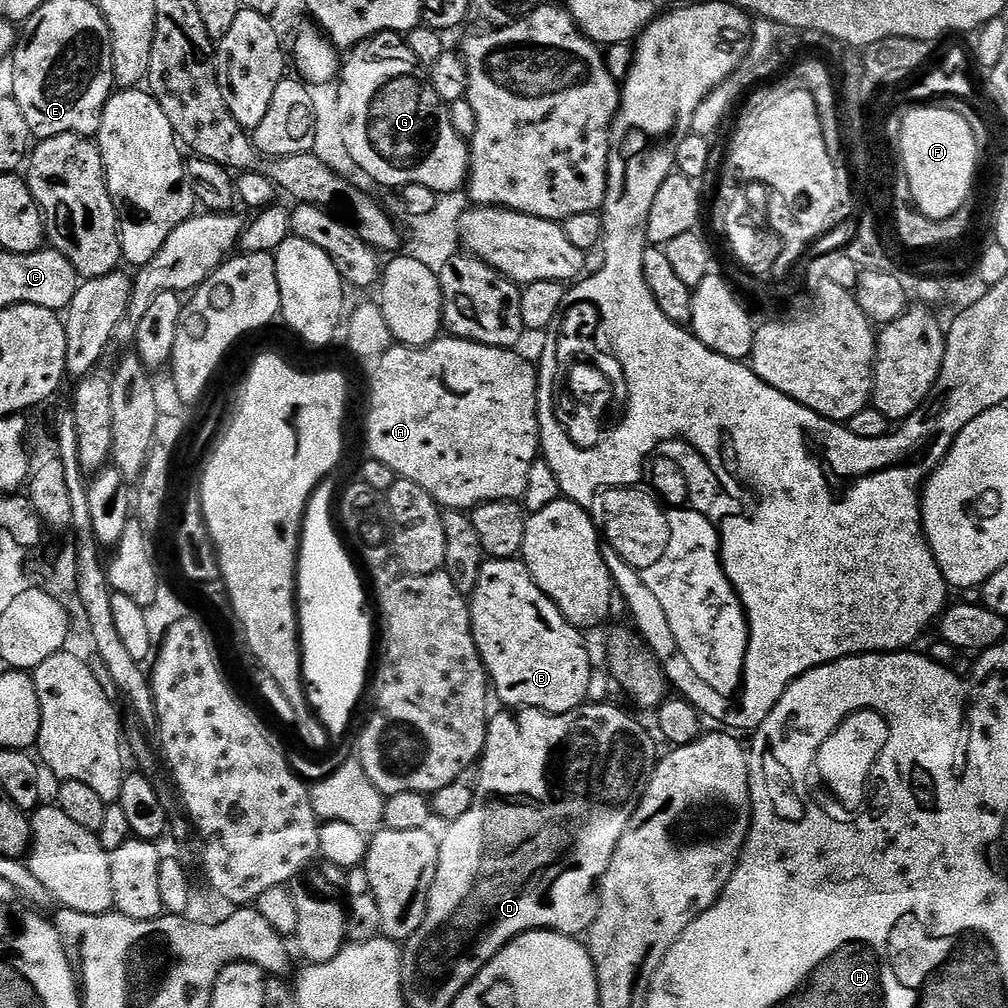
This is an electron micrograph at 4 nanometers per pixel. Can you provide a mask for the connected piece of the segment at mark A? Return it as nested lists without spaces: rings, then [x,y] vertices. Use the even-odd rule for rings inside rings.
[[[437,338],[433,344],[424,348],[405,348],[393,346],[386,354],[375,361],[372,372],[372,401],[368,404],[368,448],[371,459],[386,462],[397,477],[410,482],[418,482],[426,494],[430,494],[444,510],[471,510],[486,502],[499,500],[519,501],[526,490],[526,481],[530,479],[530,466],[541,455],[540,451],[540,415],[536,413],[538,399],[538,372],[528,360],[519,356],[519,351],[495,348],[479,344],[473,340],[455,338]]]

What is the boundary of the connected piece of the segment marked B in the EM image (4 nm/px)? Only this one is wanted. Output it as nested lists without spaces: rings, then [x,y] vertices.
[[[513,558],[511,560],[493,560],[485,559],[482,570],[478,574],[478,586],[472,592],[470,597],[470,607],[472,609],[472,633],[474,642],[478,646],[480,661],[484,664],[484,669],[488,671],[488,679],[491,687],[494,689],[494,696],[501,700],[501,705],[507,706],[512,710],[521,708],[538,708],[542,712],[569,712],[580,707],[588,700],[588,691],[590,690],[590,678],[594,671],[592,665],[592,656],[588,653],[588,644],[584,641],[585,633],[579,628],[575,628],[564,615],[554,606],[554,602],[534,582],[530,570],[524,565],[523,559]]]

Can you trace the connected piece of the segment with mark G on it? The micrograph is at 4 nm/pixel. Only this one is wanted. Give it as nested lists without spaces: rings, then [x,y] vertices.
[[[367,43],[357,44],[355,48],[347,53],[346,59],[343,61],[338,77],[338,85],[340,84],[340,93],[336,96],[336,116],[340,119],[340,136],[344,139],[344,148],[348,151],[348,156],[373,180],[376,184],[385,184],[388,188],[399,190],[410,186],[426,186],[430,190],[434,190],[438,194],[444,192],[456,192],[465,187],[468,170],[470,167],[470,148],[466,143],[465,137],[460,136],[448,117],[449,105],[438,98],[438,94],[434,90],[434,86],[426,79],[426,72],[421,65],[417,64],[411,56],[401,54],[401,56],[375,56],[374,53],[368,52],[369,45]]]

